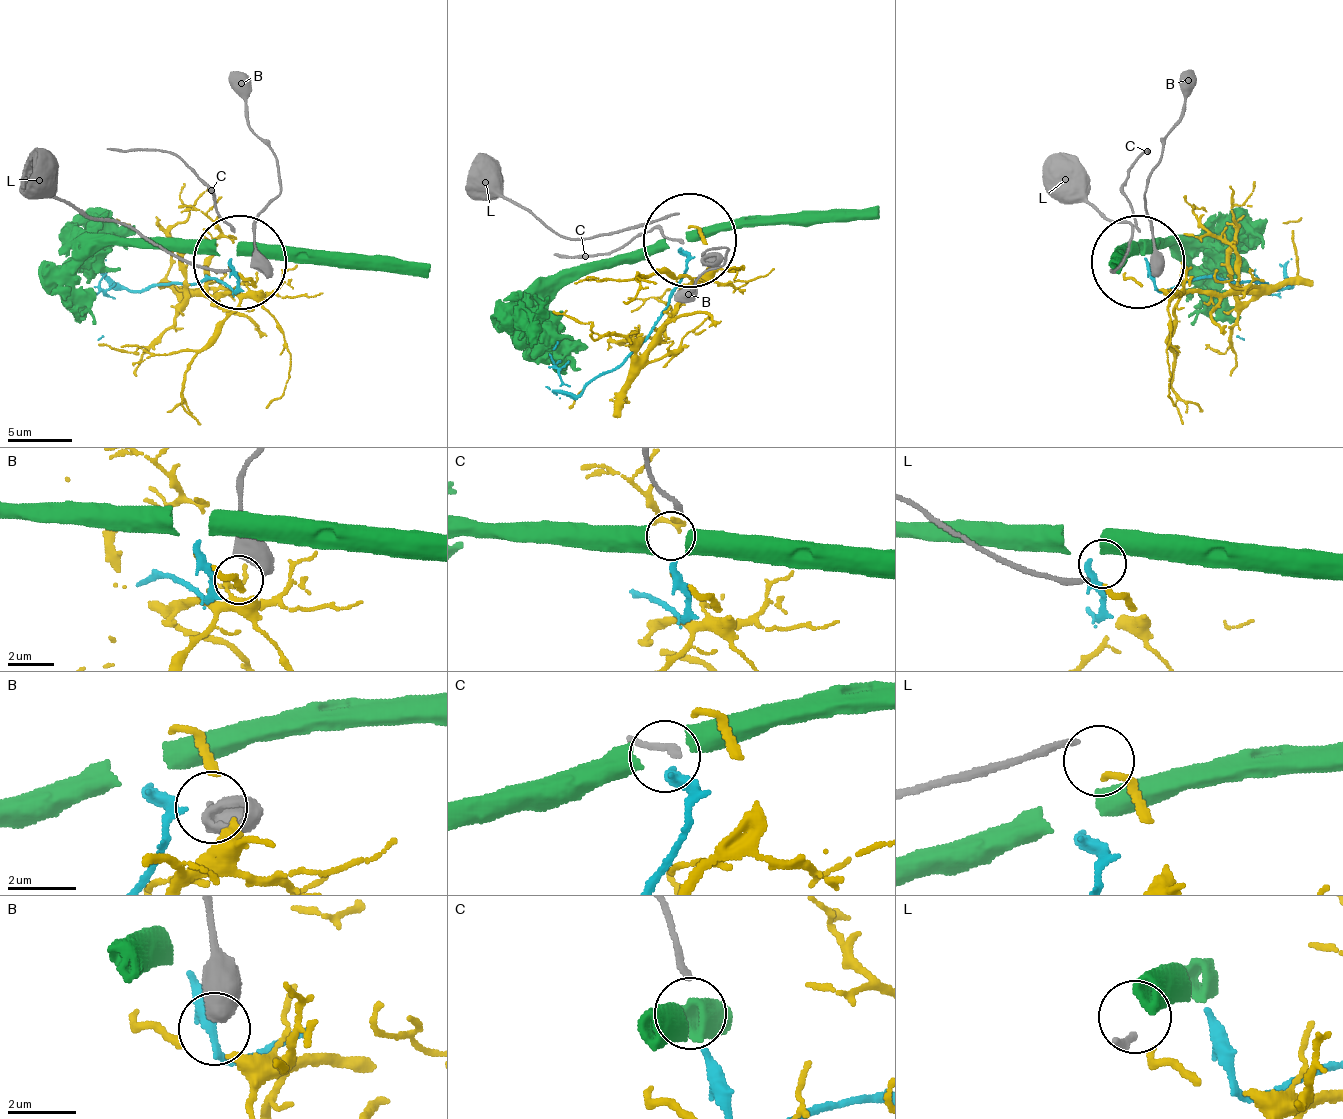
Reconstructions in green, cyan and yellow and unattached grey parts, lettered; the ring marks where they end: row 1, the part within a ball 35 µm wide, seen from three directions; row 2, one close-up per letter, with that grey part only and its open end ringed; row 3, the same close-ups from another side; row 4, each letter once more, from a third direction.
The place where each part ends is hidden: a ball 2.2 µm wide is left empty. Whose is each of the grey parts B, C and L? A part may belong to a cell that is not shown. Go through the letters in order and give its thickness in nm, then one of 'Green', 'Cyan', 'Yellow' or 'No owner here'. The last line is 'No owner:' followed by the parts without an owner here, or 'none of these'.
B: Thickness 600 nm. No owner here
C: Thickness 200 nm. Cyan
L: Thickness 200 nm. Yellow
No owner: B

